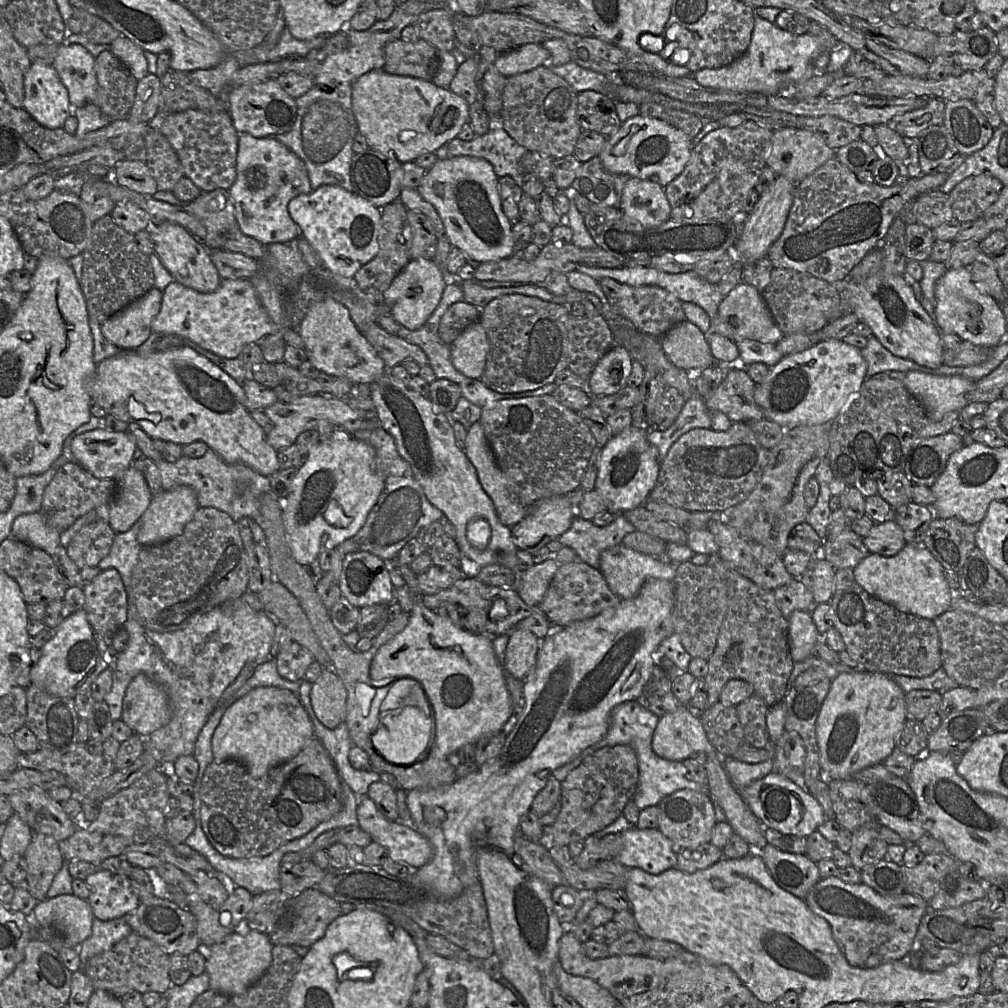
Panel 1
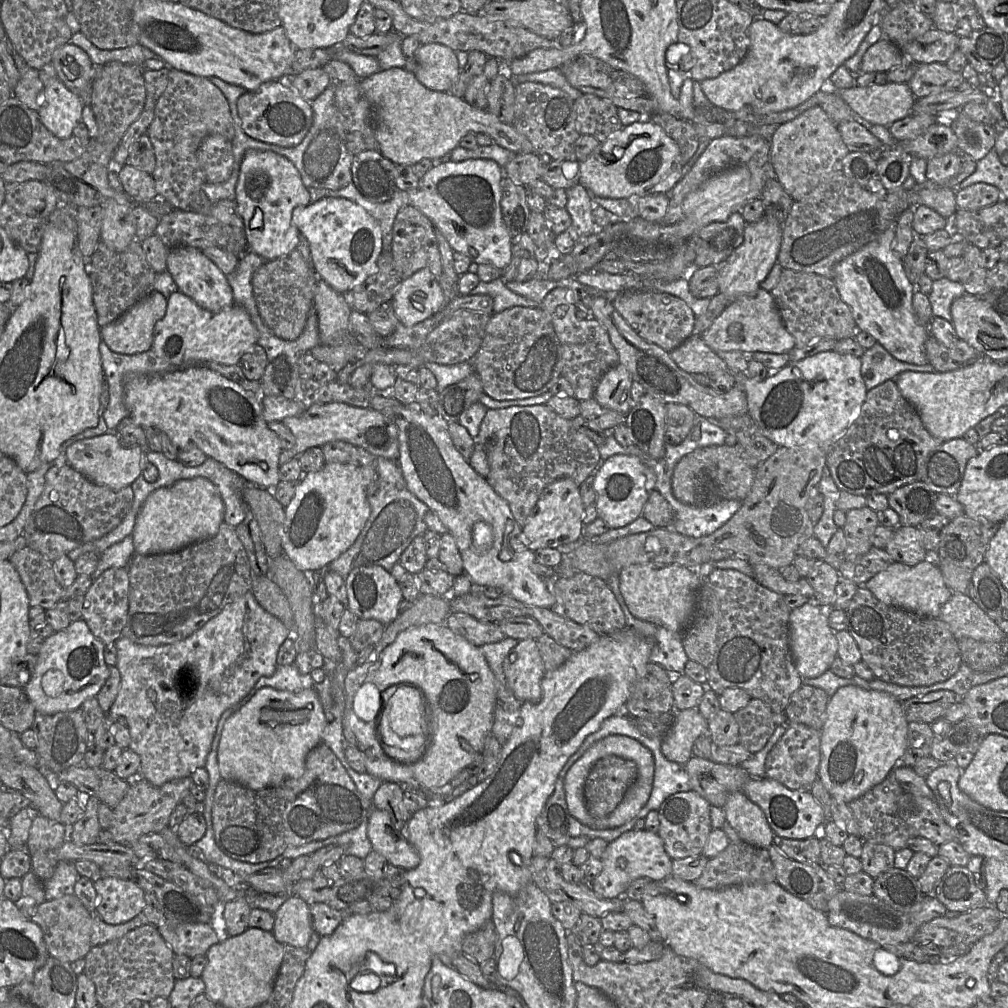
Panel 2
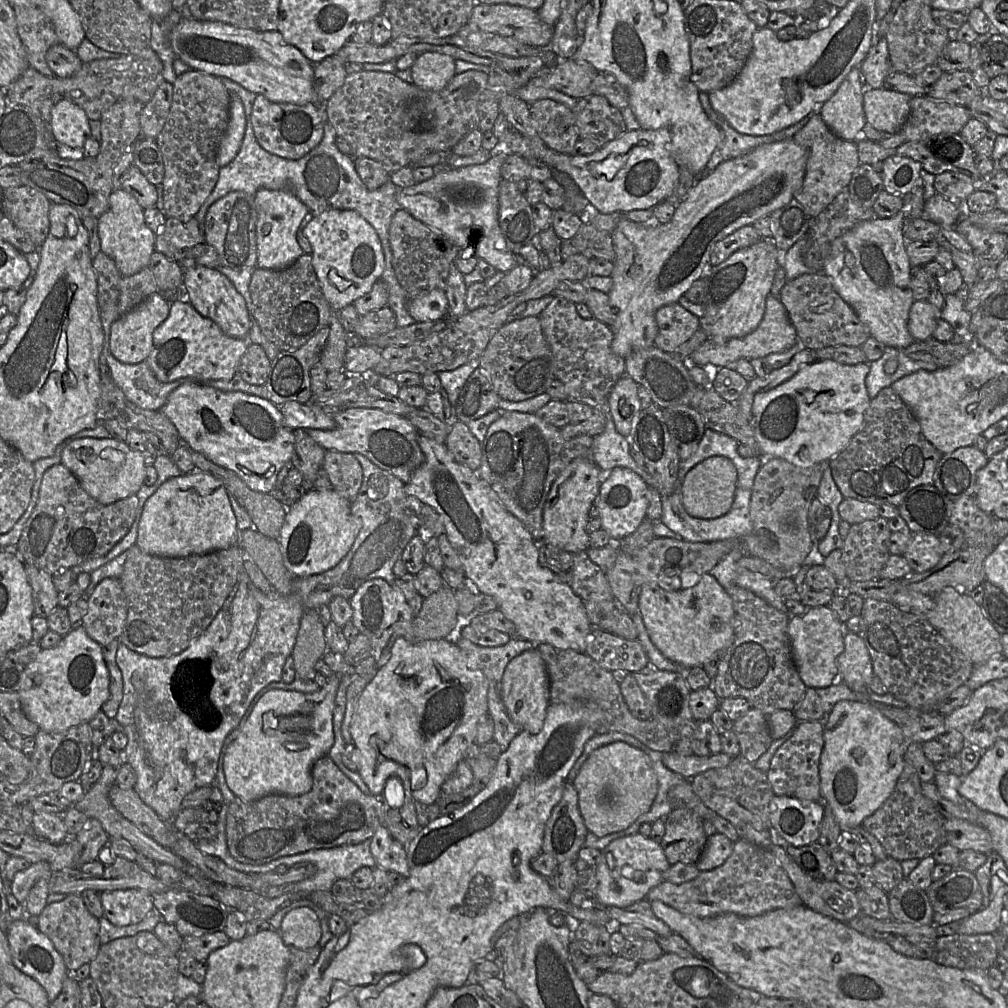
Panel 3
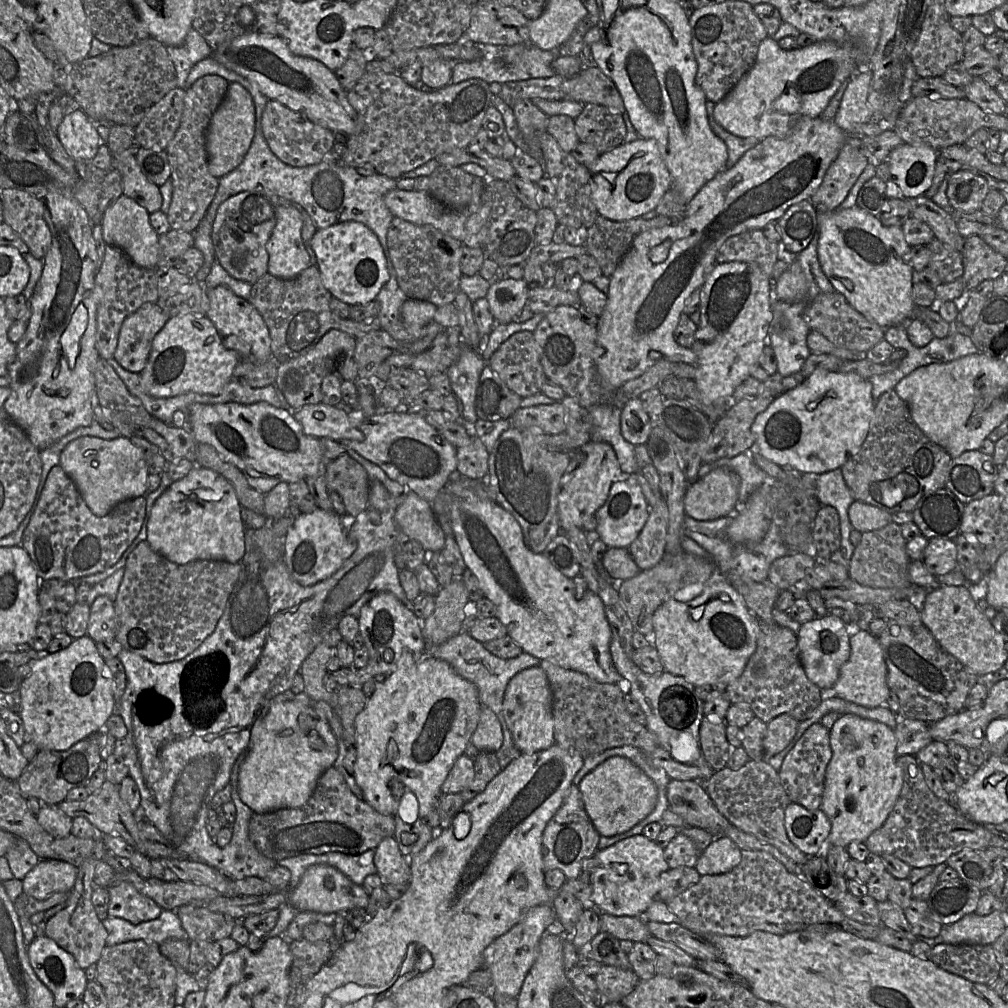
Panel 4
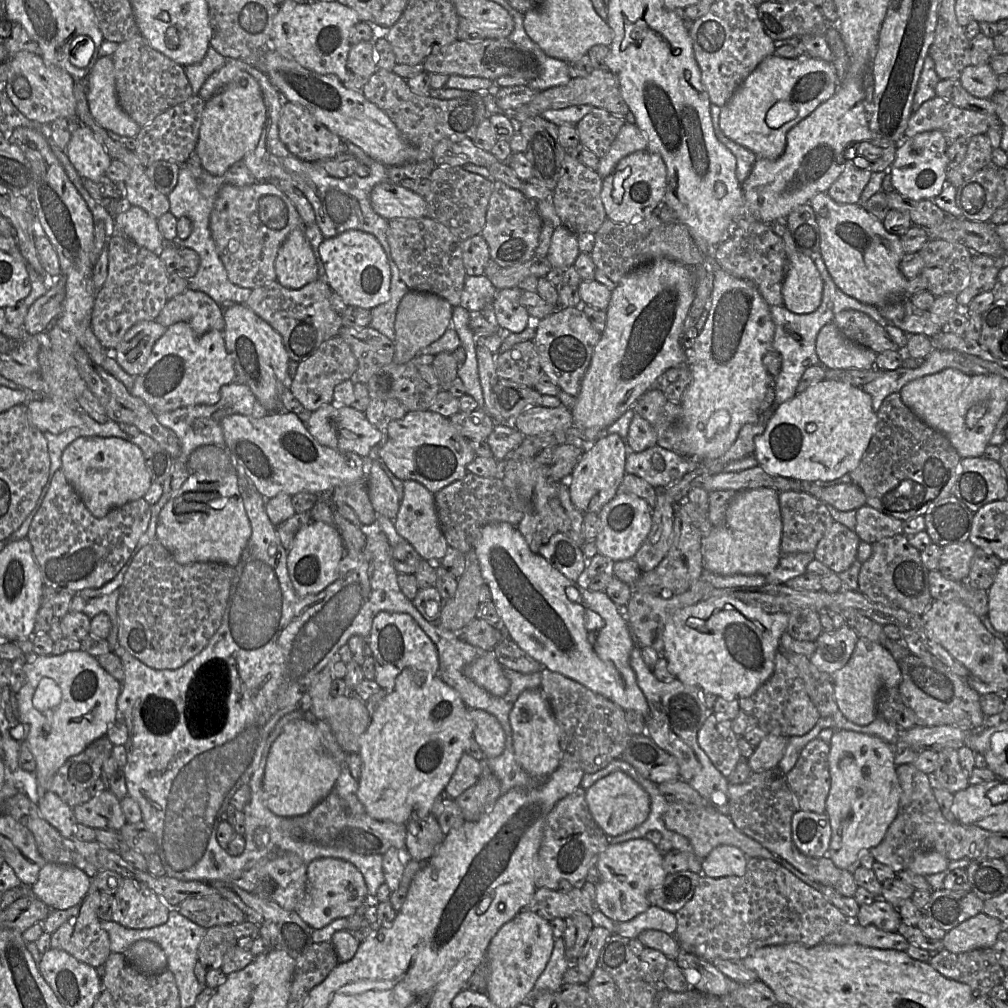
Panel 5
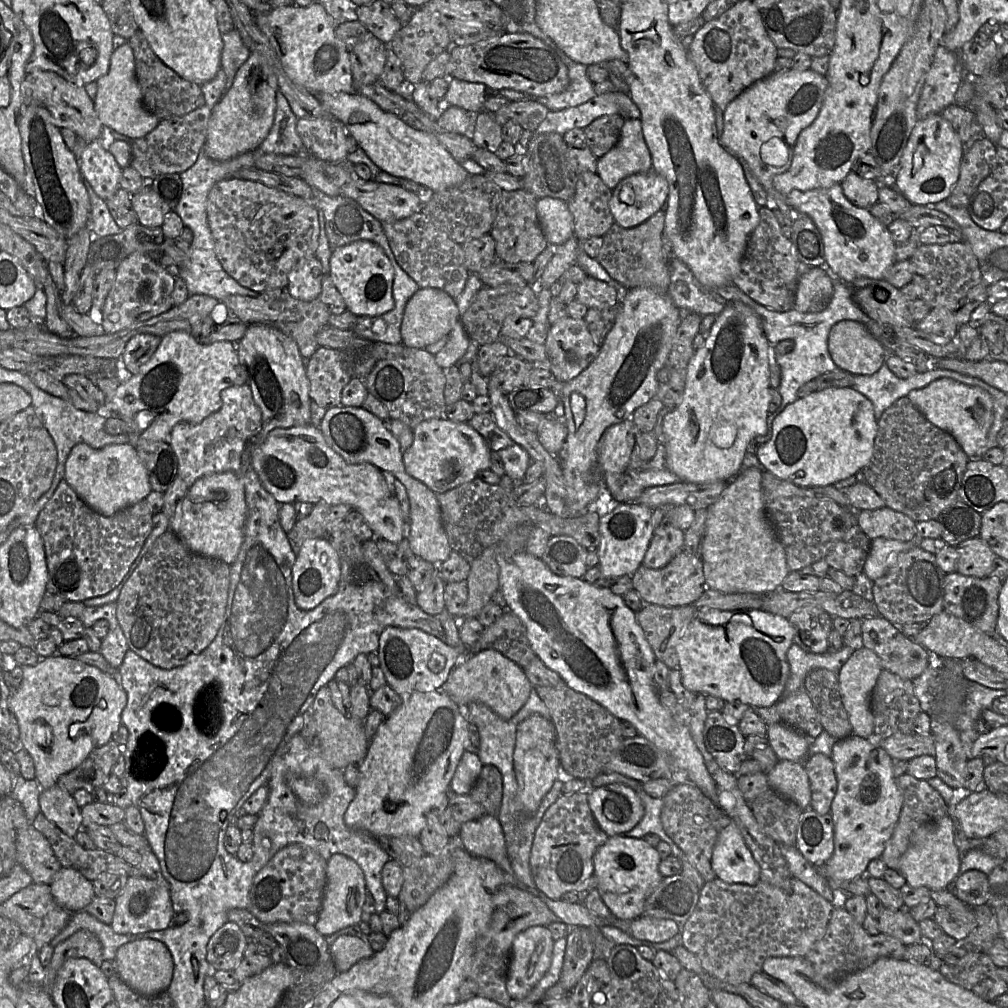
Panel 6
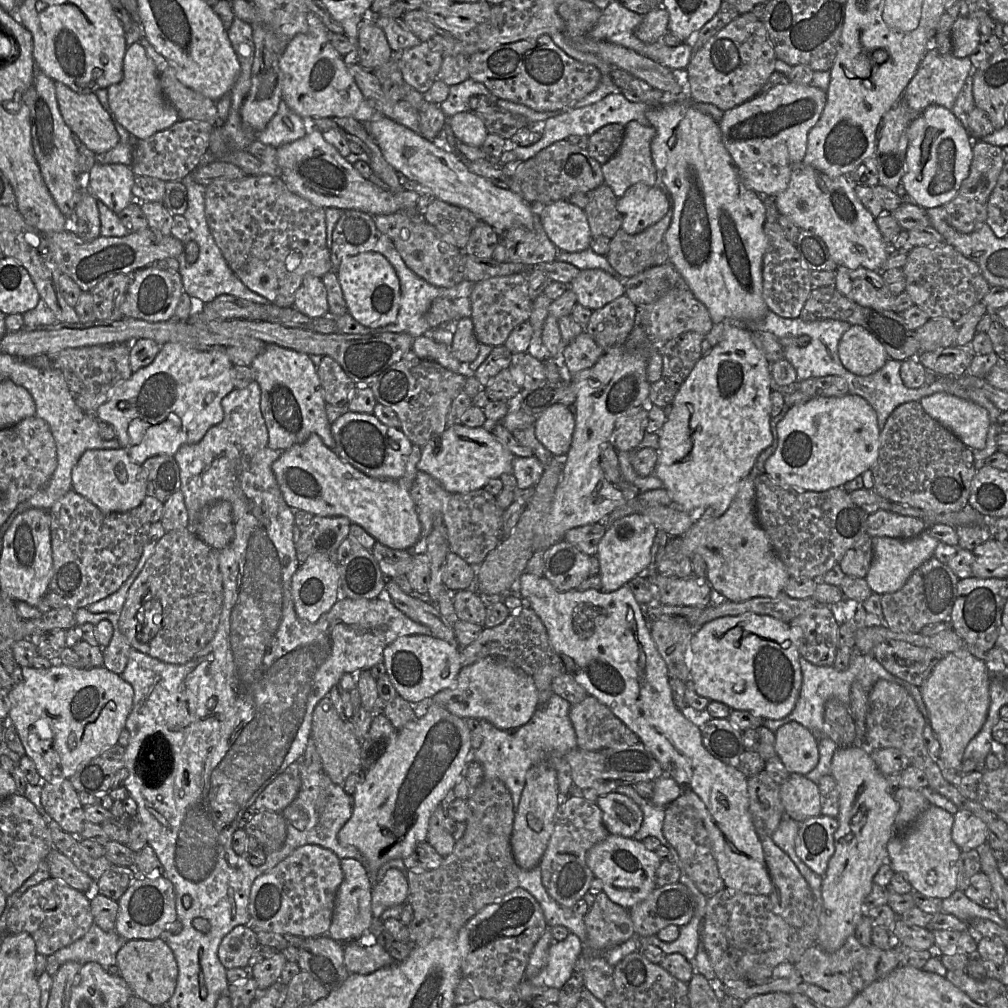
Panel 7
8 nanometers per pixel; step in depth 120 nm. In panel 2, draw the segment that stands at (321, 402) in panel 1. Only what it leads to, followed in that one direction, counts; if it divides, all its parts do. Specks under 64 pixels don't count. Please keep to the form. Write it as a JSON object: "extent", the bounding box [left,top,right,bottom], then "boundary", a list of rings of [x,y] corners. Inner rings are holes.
{"extent":[279,403,398,466],"boundary":[[[345,403],[315,404],[298,416],[287,417],[281,421],[295,437],[295,446],[291,450],[282,450],[279,456],[280,466],[312,447],[321,447],[333,441],[345,441],[363,448],[371,454],[398,461],[398,428],[390,420],[372,408],[360,408]]]}

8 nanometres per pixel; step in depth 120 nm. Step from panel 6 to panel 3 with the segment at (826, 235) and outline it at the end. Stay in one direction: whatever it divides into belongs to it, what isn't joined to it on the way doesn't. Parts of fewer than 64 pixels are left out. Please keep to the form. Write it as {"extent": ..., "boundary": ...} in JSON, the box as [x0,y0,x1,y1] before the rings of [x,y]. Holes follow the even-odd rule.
{"extent":[823,204,915,348],"boundary":[[[905,204],[903,210],[890,218],[875,216],[856,224],[832,242],[823,267],[823,273],[867,327],[870,336],[895,348],[906,348],[915,341],[908,330],[914,298],[910,283],[912,266],[903,234],[904,218]]]}

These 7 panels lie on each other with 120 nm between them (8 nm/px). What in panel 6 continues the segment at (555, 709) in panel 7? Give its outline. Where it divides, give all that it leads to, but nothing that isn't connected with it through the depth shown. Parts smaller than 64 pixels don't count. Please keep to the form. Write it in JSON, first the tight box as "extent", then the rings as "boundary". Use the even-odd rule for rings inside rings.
{"extent":[462,687,551,805],"boundary":[[[533,687],[527,703],[518,713],[509,720],[499,717],[494,711],[482,703],[473,702],[467,707],[462,707],[470,723],[478,728],[480,734],[480,749],[478,756],[483,765],[493,765],[499,769],[503,778],[503,797],[501,805],[509,803],[516,798],[518,783],[514,771],[514,750],[516,746],[517,726],[529,716],[538,714],[551,720],[551,714],[543,700],[538,695],[536,688]],[[468,708],[468,709],[467,709]]]}

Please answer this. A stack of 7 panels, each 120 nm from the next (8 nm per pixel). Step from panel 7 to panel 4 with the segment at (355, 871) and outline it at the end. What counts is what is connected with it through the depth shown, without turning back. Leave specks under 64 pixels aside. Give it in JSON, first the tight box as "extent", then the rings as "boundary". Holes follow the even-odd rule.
{"extent":[287,864,369,914],"boundary":[[[316,864],[307,868],[298,885],[288,893],[287,900],[297,911],[331,914],[350,912],[356,907],[366,908],[369,897],[362,885],[353,883],[338,869],[325,864]]]}

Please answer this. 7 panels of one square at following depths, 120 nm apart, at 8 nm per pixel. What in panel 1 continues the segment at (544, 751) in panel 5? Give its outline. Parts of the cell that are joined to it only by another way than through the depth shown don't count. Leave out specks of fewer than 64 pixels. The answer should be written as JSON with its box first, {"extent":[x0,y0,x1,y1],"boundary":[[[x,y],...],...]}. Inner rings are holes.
{"extent":[505,627,540,681],"boundary":[[[514,627],[506,647],[505,668],[513,677],[524,681],[536,664],[539,649],[540,640],[534,633]]]}

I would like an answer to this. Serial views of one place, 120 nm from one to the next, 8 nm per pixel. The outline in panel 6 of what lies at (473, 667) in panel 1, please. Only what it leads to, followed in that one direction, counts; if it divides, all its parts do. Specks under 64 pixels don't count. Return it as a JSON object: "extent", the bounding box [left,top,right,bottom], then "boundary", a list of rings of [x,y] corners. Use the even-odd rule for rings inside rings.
{"extent":[344,691,469,839],"boundary":[[[442,691],[433,692],[413,692],[408,697],[401,697],[402,702],[400,706],[380,725],[375,736],[370,741],[367,753],[359,763],[360,765],[360,778],[355,788],[355,797],[350,802],[345,814],[344,822],[346,826],[355,830],[363,830],[370,833],[376,839],[382,836],[400,836],[409,835],[417,837],[426,826],[427,813],[433,810],[436,800],[443,793],[448,793],[451,780],[454,776],[456,768],[461,760],[461,757],[466,748],[466,741],[469,732],[469,720],[466,714],[453,700],[451,700]]]}

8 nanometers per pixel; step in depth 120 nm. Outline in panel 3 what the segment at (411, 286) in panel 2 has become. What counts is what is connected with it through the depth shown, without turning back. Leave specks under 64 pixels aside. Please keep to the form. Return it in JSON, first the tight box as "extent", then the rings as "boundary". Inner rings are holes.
{"extent":[408,289,448,323],"boundary":[[[434,289],[410,298],[408,311],[416,323],[440,320],[448,315],[448,299],[443,290]]]}

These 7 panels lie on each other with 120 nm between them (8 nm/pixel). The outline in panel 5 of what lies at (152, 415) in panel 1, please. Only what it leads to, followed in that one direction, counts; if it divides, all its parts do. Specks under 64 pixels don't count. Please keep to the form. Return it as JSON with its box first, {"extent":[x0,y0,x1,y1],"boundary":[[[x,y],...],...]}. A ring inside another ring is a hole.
{"extent":[221,412,366,499],"boundary":[[[268,412],[261,418],[233,414],[222,419],[221,427],[224,449],[230,455],[236,473],[245,475],[265,499],[279,493],[327,495],[338,486],[366,478],[363,458],[322,445],[293,412]]]}

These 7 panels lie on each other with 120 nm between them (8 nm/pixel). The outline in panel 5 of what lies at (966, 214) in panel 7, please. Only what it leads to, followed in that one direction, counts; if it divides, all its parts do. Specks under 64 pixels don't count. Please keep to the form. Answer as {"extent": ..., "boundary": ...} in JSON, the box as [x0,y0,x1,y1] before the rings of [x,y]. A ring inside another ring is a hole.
{"extent":[947,134,993,187],"boundary":[[[986,134],[970,138],[964,160],[956,169],[948,168],[947,183],[958,187],[965,179],[970,178],[978,171],[993,166],[991,163],[993,149]]]}

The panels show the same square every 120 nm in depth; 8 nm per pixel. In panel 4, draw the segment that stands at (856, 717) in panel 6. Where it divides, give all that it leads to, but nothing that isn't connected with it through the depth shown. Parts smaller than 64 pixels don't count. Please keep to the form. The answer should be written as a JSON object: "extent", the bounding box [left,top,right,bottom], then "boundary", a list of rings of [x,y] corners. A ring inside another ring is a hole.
{"extent":[831,630,890,708],"boundary":[[[860,630],[850,637],[850,657],[841,666],[839,677],[831,692],[846,701],[867,708],[884,706],[890,694],[887,684],[887,666],[878,639],[869,632]]]}

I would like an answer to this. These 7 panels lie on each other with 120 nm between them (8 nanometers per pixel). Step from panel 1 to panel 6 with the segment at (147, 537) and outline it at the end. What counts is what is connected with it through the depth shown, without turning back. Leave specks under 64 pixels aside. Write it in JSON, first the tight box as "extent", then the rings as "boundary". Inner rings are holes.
{"extent":[169,471,246,565],"boundary":[[[229,471],[212,473],[197,479],[188,488],[170,519],[169,530],[192,552],[231,565],[236,560],[244,539],[246,516],[244,485],[239,475]]]}

